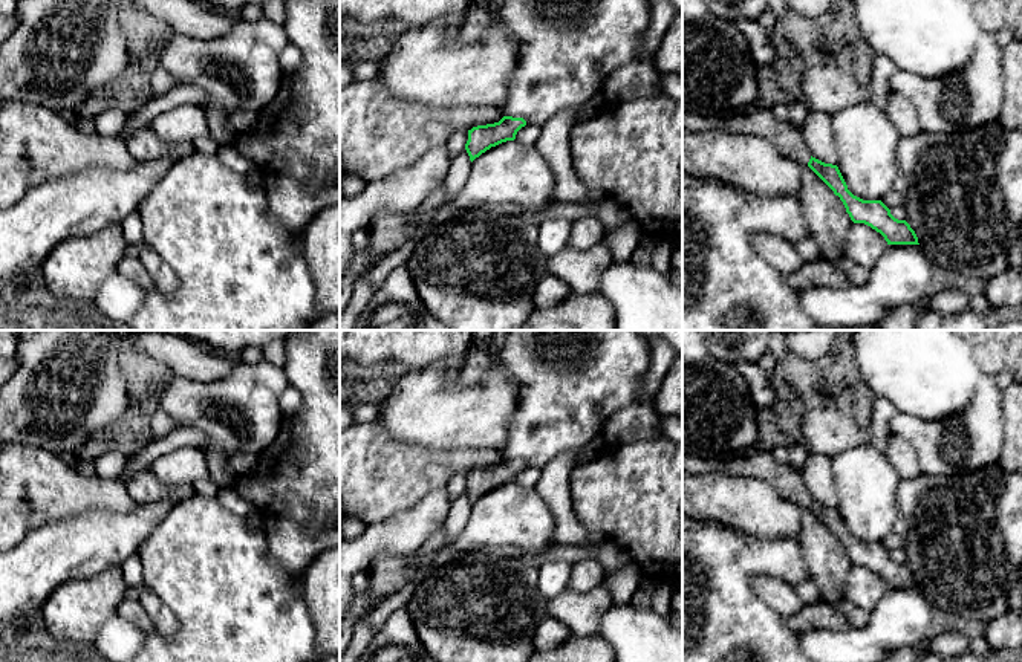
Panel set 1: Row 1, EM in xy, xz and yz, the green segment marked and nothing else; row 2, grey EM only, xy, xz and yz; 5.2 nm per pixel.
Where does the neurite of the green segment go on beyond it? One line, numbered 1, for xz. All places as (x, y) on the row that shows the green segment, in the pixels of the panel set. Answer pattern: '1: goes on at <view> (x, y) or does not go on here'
1: does not go on here

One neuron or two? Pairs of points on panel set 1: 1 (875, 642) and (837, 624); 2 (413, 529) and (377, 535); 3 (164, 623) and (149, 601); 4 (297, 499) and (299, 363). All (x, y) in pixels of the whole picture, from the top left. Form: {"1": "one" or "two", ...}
{"1": "two", "2": "one", "3": "one", "4": "one"}

